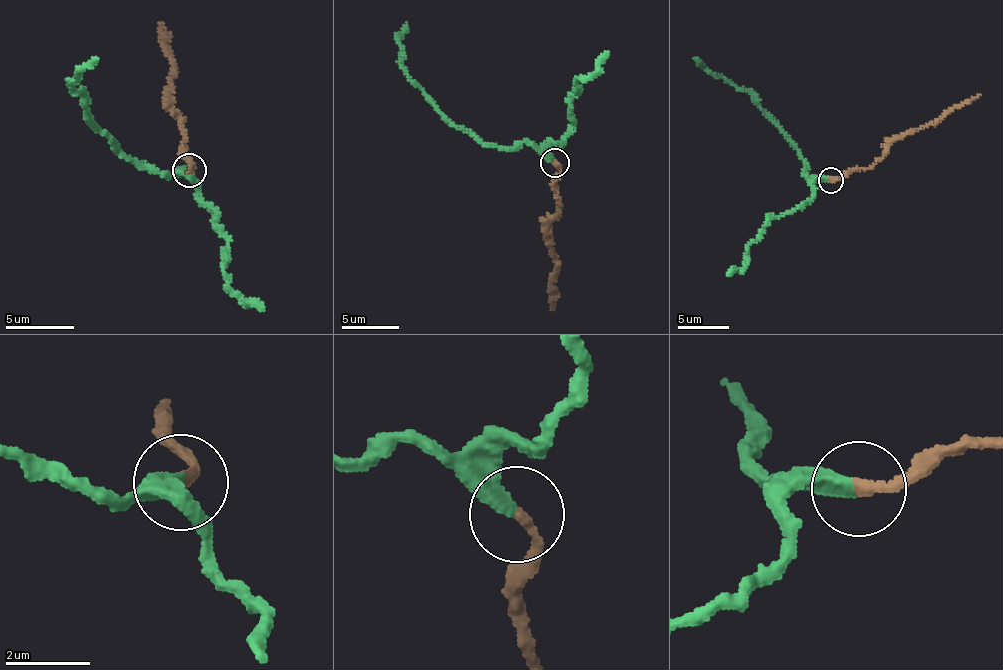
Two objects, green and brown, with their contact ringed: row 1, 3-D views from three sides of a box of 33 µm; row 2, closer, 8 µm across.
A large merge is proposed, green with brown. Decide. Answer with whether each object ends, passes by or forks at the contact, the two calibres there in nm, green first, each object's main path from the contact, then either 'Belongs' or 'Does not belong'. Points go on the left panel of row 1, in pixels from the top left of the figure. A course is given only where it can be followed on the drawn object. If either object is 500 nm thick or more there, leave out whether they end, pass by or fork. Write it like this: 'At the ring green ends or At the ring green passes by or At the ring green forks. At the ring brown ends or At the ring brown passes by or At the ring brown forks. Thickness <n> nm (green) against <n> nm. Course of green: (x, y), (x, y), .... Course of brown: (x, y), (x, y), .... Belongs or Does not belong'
At the ring green ends. At the ring brown ends. Thickness 400 nm (green) against 240 nm. Course of green: (189, 169), (154, 173), (136, 166), (92, 120), (87, 100), (72, 81), (80, 70), (98, 58). Course of brown: (189, 169), (193, 163), (182, 146), (170, 101), (173, 72), (159, 36), (162, 23). Does not belong

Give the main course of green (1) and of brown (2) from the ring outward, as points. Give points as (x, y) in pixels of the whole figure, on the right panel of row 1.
1: (831, 179), (802, 172), (800, 149), (755, 99), (700, 66), (693, 58)
2: (831, 179), (867, 168), (897, 139), (935, 124), (981, 95)

